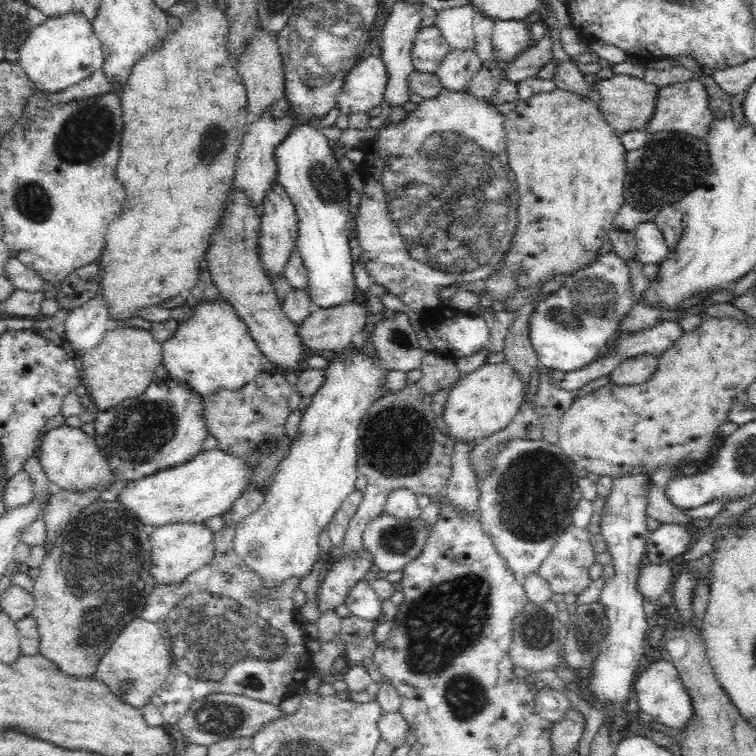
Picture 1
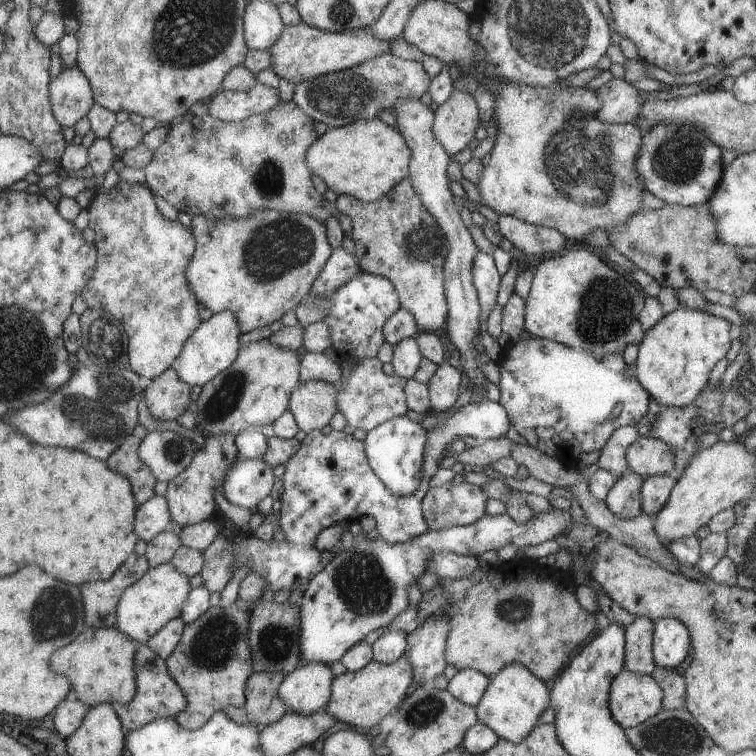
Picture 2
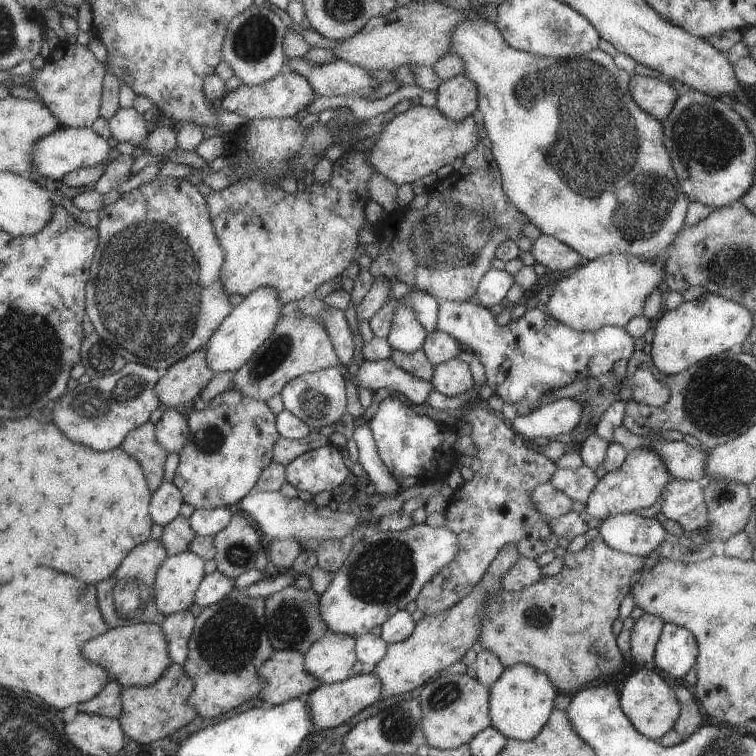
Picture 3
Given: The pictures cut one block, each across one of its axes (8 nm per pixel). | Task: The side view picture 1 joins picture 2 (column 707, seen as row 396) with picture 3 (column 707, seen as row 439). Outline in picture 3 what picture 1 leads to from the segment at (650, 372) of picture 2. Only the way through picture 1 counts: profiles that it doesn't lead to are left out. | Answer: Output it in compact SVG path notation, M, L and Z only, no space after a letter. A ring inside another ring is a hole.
M705 292L703 297L681 302L673 310L662 311L652 324L653 338L650 356L652 363L661 374L677 374L711 354L724 354L729 350L737 351L735 344L741 344L751 330L751 314L747 308L741 308L739 303L722 296Z

